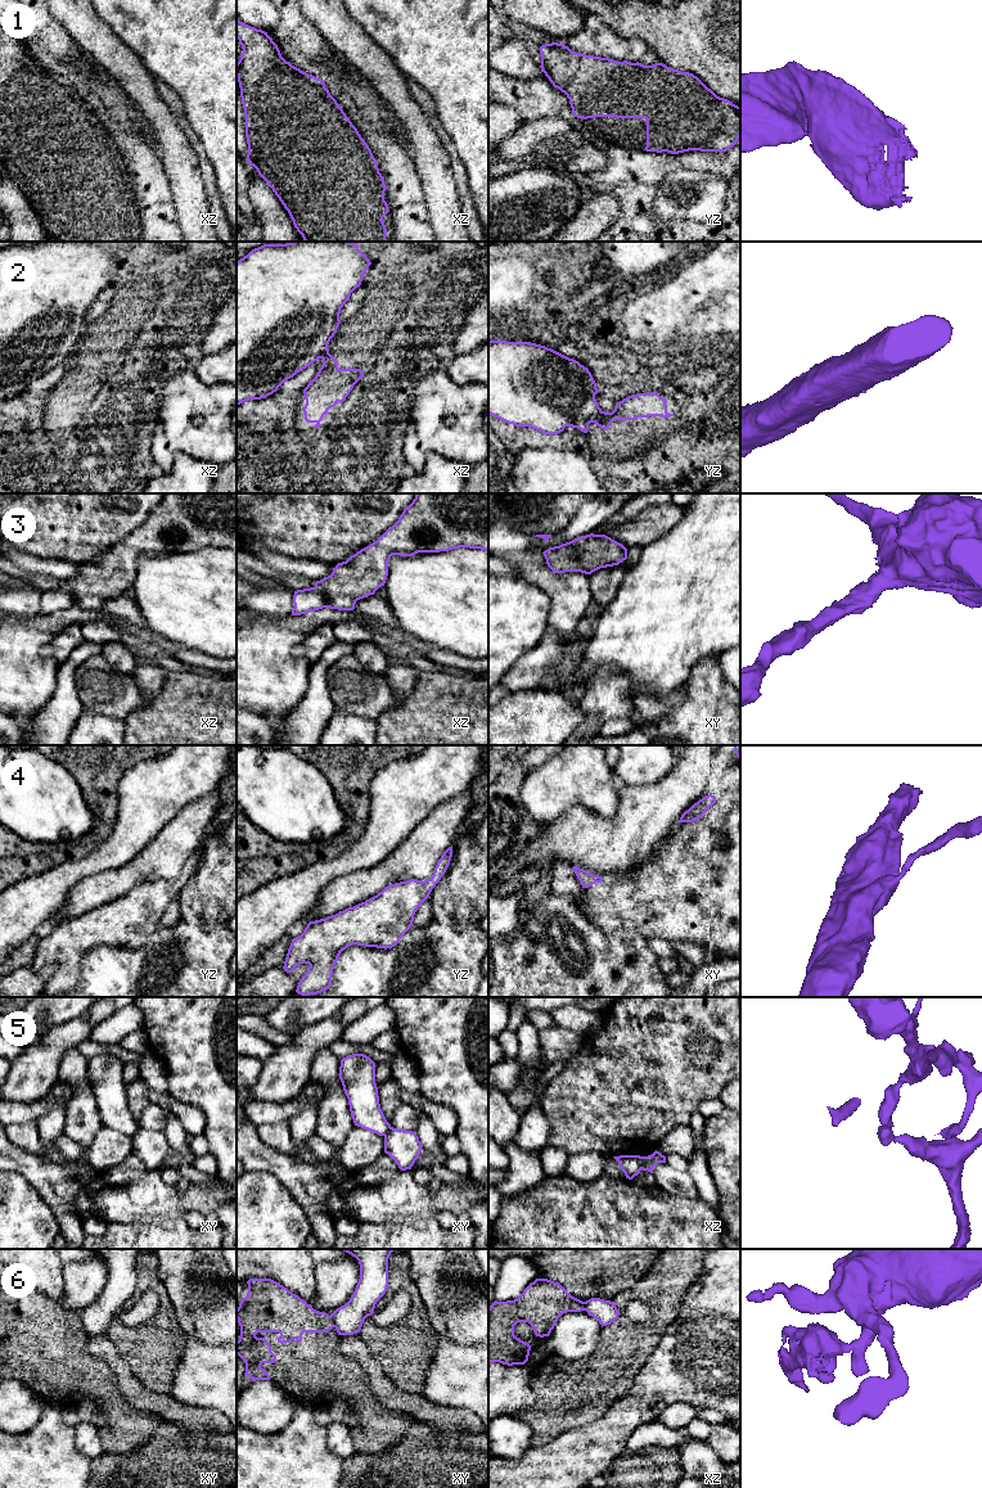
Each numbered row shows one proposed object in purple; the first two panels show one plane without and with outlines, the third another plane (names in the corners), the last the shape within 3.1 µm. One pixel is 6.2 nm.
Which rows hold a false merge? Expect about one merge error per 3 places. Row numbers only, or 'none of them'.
2, 5, 6

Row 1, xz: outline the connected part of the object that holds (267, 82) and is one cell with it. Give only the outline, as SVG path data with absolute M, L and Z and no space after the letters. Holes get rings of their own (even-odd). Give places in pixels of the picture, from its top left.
M237 18L237 39L243 48L239 62L237 63L237 77L240 87L240 98L246 117L246 137L248 144L247 161L253 166L258 175L272 189L284 208L288 211L294 227L302 235L305 242L387 242L387 229L383 217L389 212L388 204L384 200L387 189L384 177L379 172L377 159L370 148L352 125L337 100L325 87L325 82L312 75L308 75L299 68L287 62L272 39L267 32L251 27Z

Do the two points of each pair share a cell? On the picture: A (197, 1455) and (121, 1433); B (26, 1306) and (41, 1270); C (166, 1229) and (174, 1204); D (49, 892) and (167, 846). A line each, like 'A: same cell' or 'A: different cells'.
A: different cells
B: different cells
C: different cells
D: different cells

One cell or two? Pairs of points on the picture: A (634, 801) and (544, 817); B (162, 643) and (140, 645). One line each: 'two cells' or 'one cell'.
A: two cells
B: two cells

